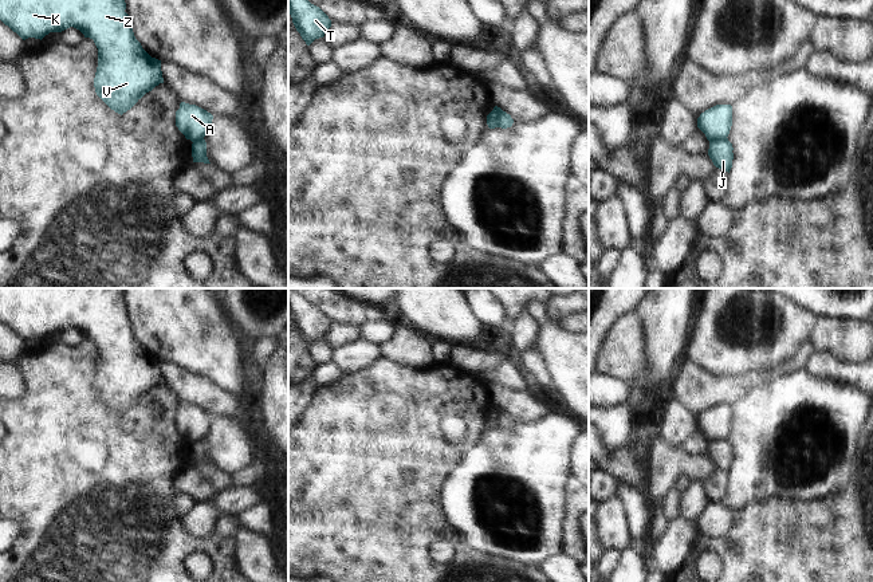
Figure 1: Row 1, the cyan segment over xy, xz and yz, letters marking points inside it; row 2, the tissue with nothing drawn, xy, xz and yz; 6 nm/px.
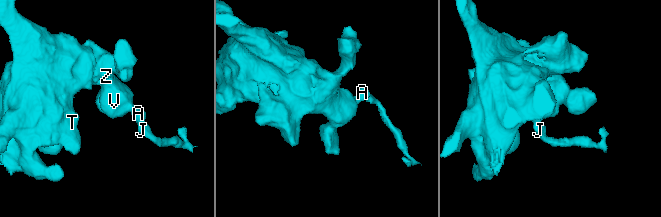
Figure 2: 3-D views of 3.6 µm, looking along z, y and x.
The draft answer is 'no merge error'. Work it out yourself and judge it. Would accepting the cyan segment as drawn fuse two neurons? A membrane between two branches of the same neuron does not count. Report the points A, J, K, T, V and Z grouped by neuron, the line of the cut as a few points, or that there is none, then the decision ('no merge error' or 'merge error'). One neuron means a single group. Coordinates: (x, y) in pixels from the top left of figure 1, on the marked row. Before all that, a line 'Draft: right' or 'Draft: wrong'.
Draft: wrong
A K T V Z / J | xz (500, 109), (494, 126) | merge error

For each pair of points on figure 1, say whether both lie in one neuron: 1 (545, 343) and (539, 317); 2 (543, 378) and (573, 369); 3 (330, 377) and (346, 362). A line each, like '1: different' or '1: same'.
1: same
2: different
3: different

